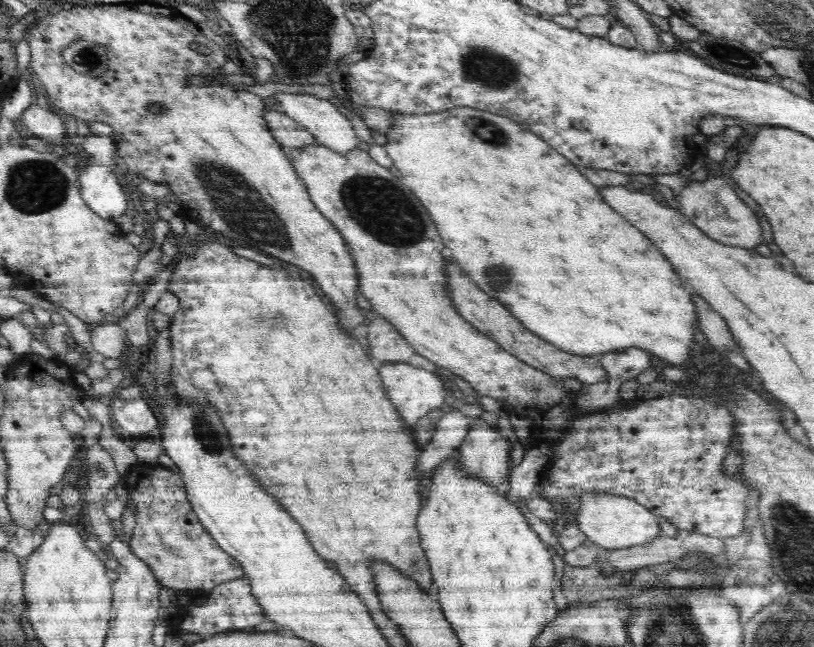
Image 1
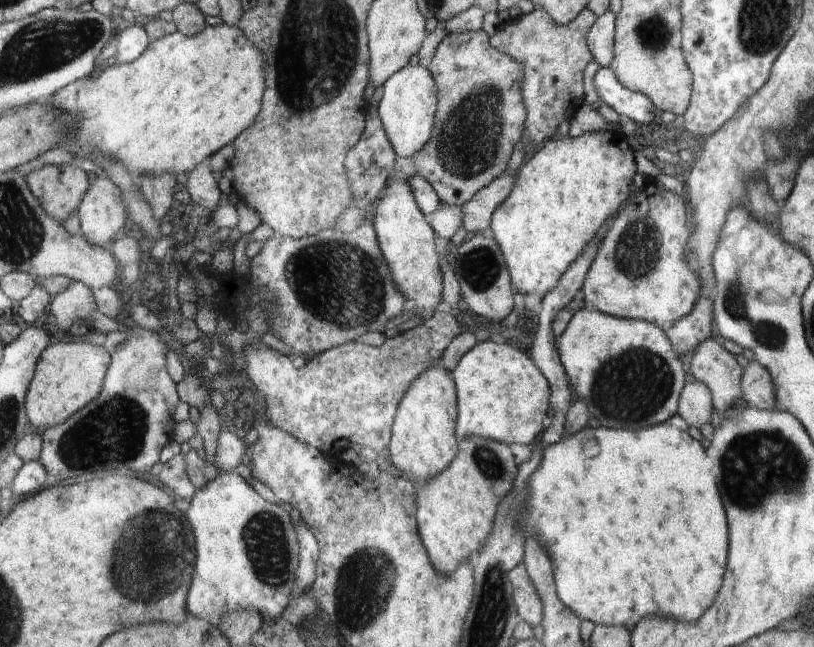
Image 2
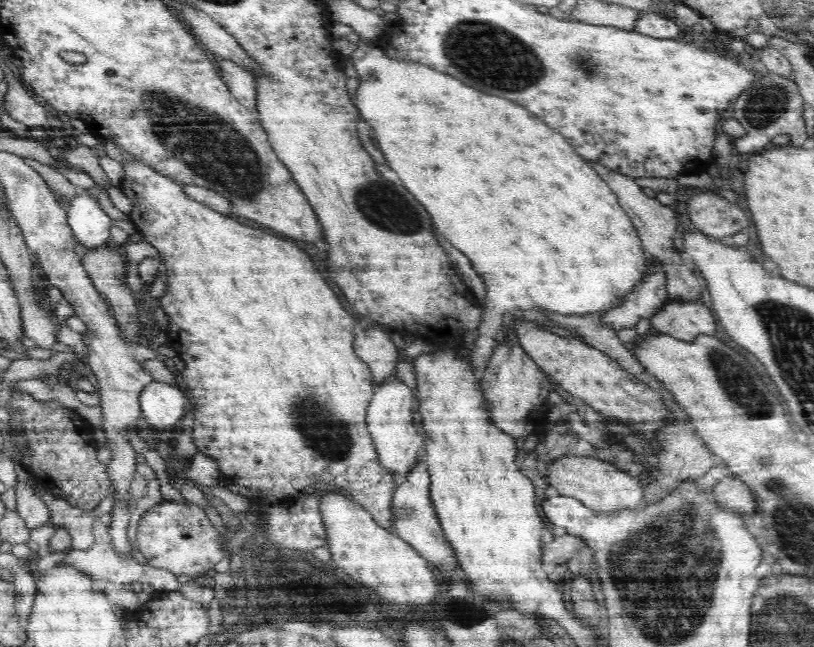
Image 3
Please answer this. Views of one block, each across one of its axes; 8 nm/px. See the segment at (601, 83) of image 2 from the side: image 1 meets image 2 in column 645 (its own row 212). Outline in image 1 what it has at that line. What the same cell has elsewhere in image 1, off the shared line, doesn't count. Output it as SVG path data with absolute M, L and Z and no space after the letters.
M86 136L82 143L82 148L89 154L90 161L86 161L78 166L79 179L78 185L80 187L80 196L86 203L88 208L91 208L99 218L112 221L118 216L122 216L126 212L126 194L122 191L122 186L116 177L116 167L118 160L116 157L114 140L108 136Z

